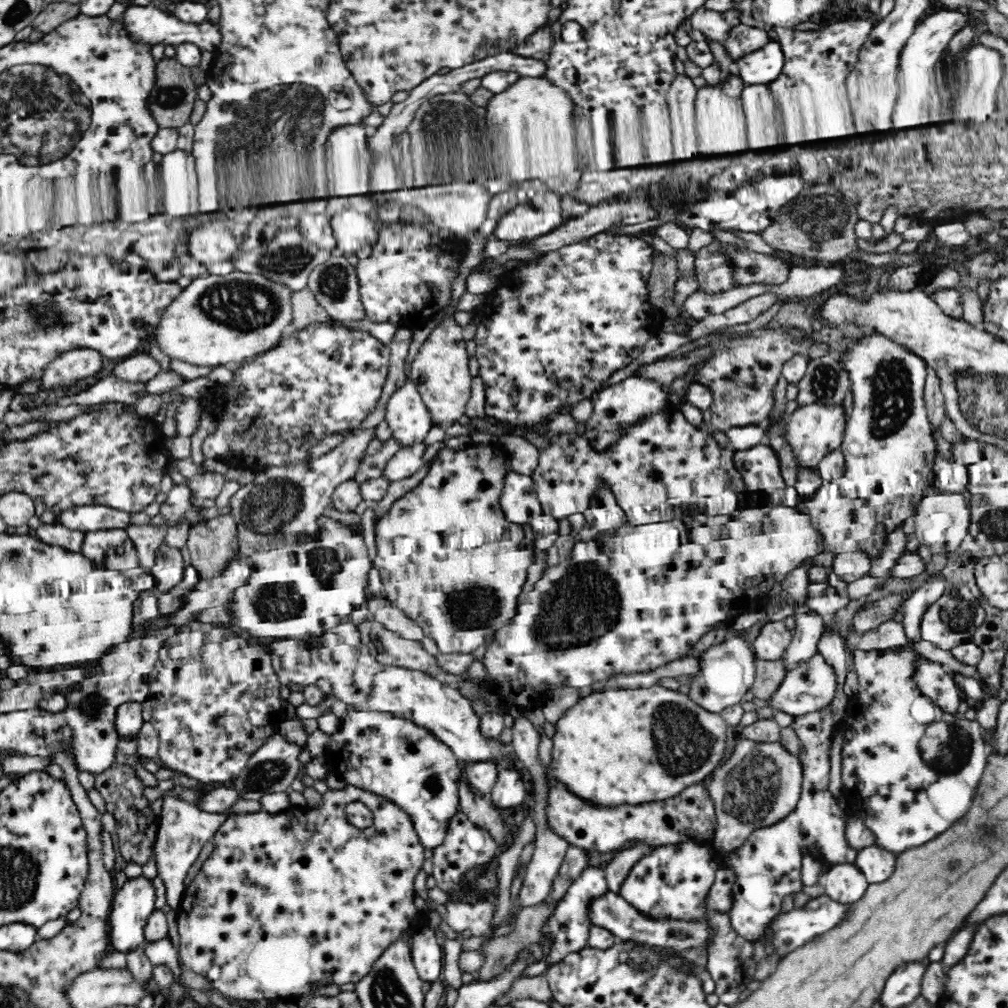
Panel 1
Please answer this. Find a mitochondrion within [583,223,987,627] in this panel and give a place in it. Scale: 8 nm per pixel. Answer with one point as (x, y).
(893, 387)

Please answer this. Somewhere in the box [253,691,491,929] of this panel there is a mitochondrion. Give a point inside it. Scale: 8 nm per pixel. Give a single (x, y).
(439, 778)

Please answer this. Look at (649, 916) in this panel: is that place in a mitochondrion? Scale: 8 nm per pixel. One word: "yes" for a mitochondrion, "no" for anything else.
no

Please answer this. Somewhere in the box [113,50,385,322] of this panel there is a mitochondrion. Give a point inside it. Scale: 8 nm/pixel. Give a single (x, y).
(293, 116)

